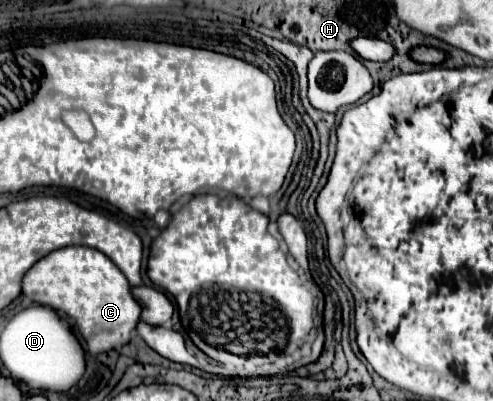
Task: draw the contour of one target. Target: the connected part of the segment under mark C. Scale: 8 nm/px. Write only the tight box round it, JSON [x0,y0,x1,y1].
[23,246,141,354]

